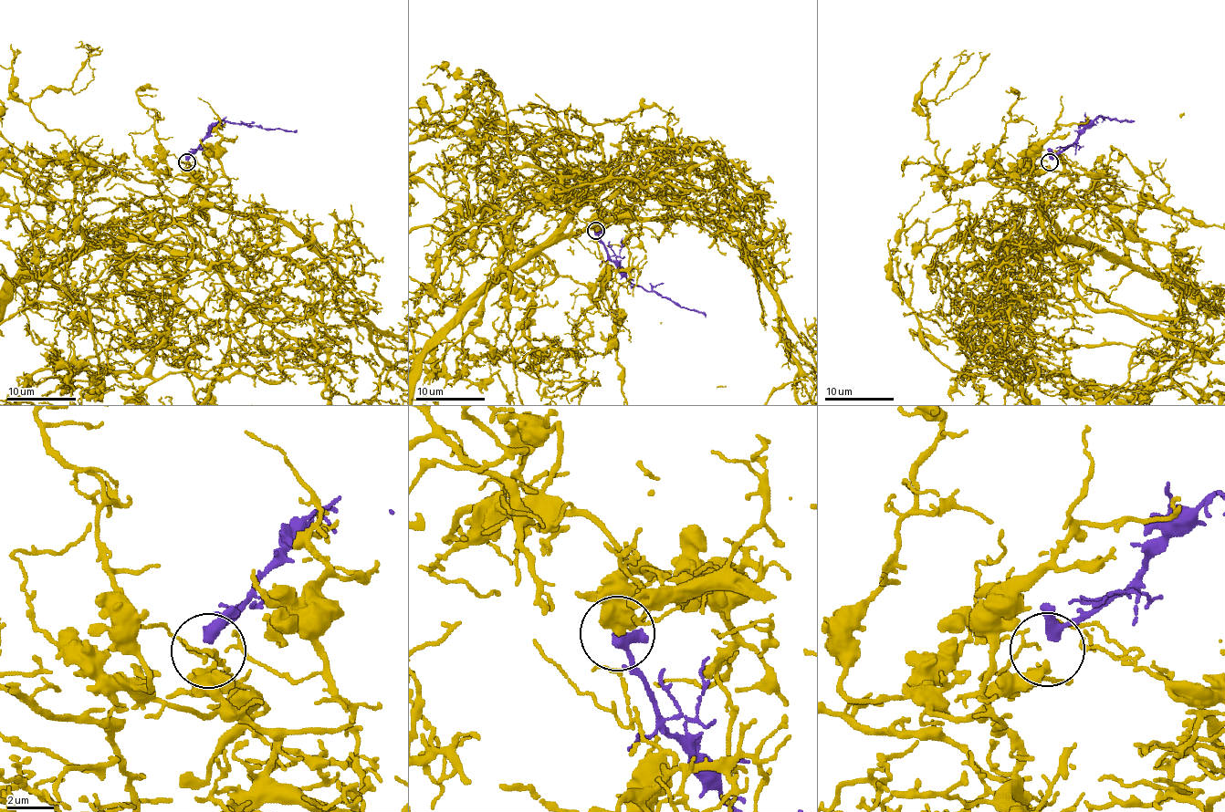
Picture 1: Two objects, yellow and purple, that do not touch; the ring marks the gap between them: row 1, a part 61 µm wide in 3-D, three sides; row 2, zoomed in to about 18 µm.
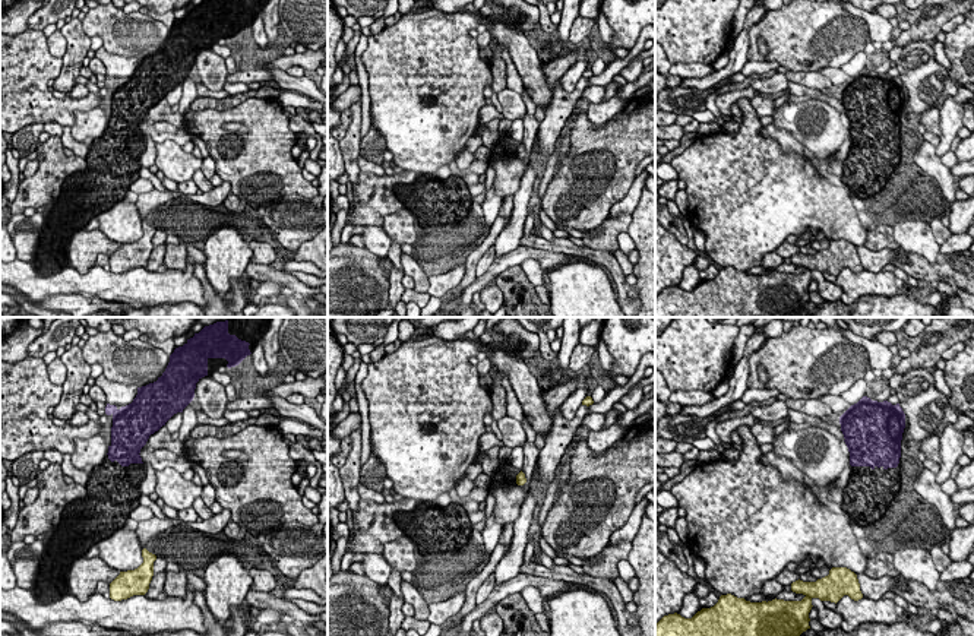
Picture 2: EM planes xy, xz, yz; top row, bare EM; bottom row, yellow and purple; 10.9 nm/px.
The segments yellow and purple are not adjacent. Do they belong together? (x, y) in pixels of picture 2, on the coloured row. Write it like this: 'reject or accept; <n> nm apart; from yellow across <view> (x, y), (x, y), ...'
reject; 950 nm apart; from yellow across xy (144, 549), (127, 465)

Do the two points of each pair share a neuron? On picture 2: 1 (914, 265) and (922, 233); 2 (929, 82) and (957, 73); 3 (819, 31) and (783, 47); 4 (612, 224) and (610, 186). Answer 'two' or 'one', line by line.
1: two
2: two
3: one
4: two

